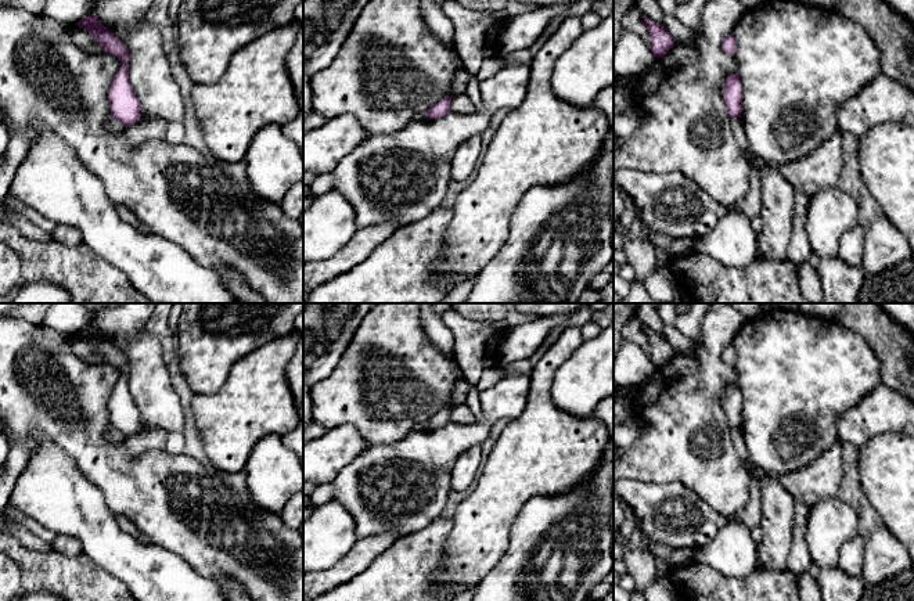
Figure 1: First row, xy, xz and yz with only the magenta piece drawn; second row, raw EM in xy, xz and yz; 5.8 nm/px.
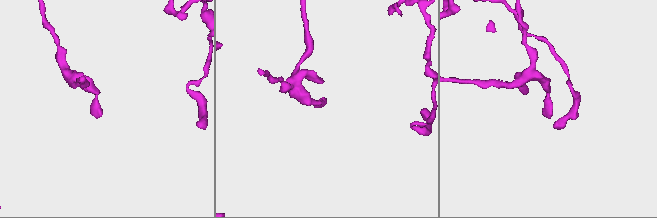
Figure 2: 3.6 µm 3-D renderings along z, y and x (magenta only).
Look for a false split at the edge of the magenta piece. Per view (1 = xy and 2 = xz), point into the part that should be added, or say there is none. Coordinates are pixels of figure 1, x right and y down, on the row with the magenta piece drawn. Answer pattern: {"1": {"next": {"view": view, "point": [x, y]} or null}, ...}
{"1": {"next": null}, "2": {"next": null}}

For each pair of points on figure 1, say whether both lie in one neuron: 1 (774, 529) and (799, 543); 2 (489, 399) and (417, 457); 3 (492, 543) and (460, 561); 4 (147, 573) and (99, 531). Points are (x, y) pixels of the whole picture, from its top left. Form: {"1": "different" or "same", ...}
{"1": "different", "2": "same", "3": "same", "4": "same"}

